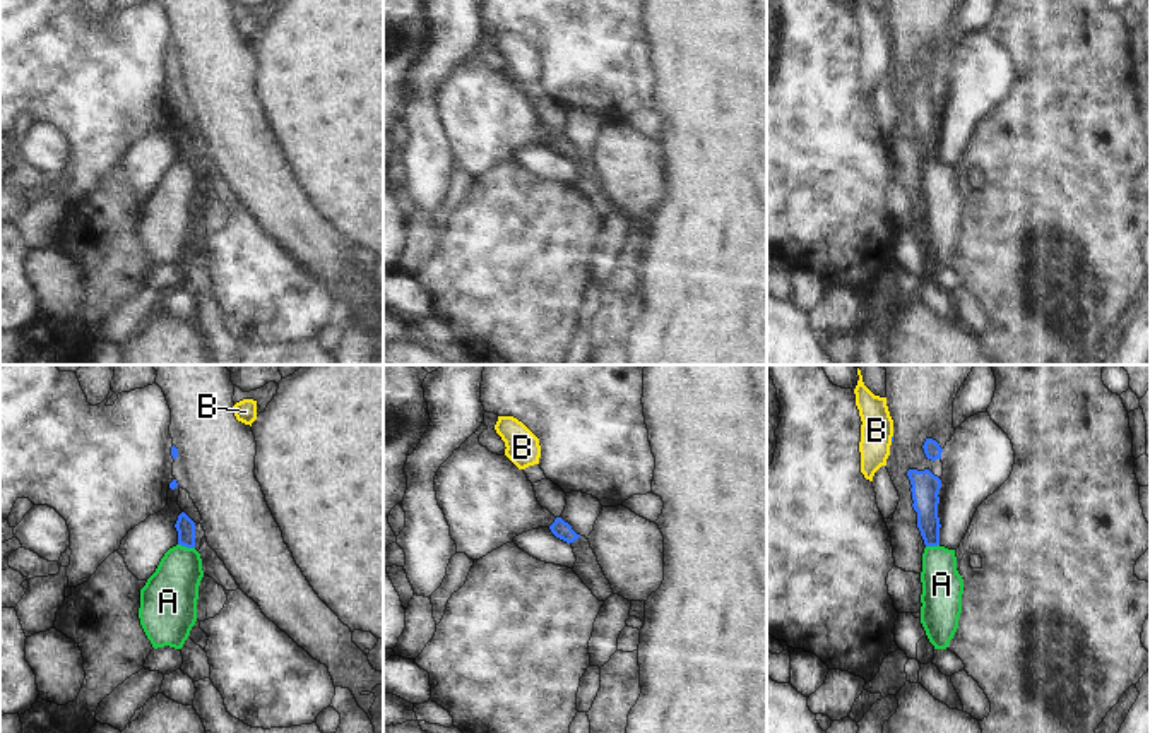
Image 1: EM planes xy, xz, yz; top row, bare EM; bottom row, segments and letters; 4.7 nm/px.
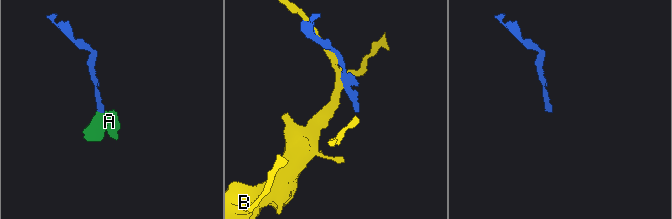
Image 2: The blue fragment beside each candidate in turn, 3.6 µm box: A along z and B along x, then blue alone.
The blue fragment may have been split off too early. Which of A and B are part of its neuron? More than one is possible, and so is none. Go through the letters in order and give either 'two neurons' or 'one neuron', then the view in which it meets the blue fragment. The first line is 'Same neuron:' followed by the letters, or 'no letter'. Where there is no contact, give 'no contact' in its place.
Same neuron: A
A: one neuron; meets blue in xy
B: two neurons; meets blue in yz

